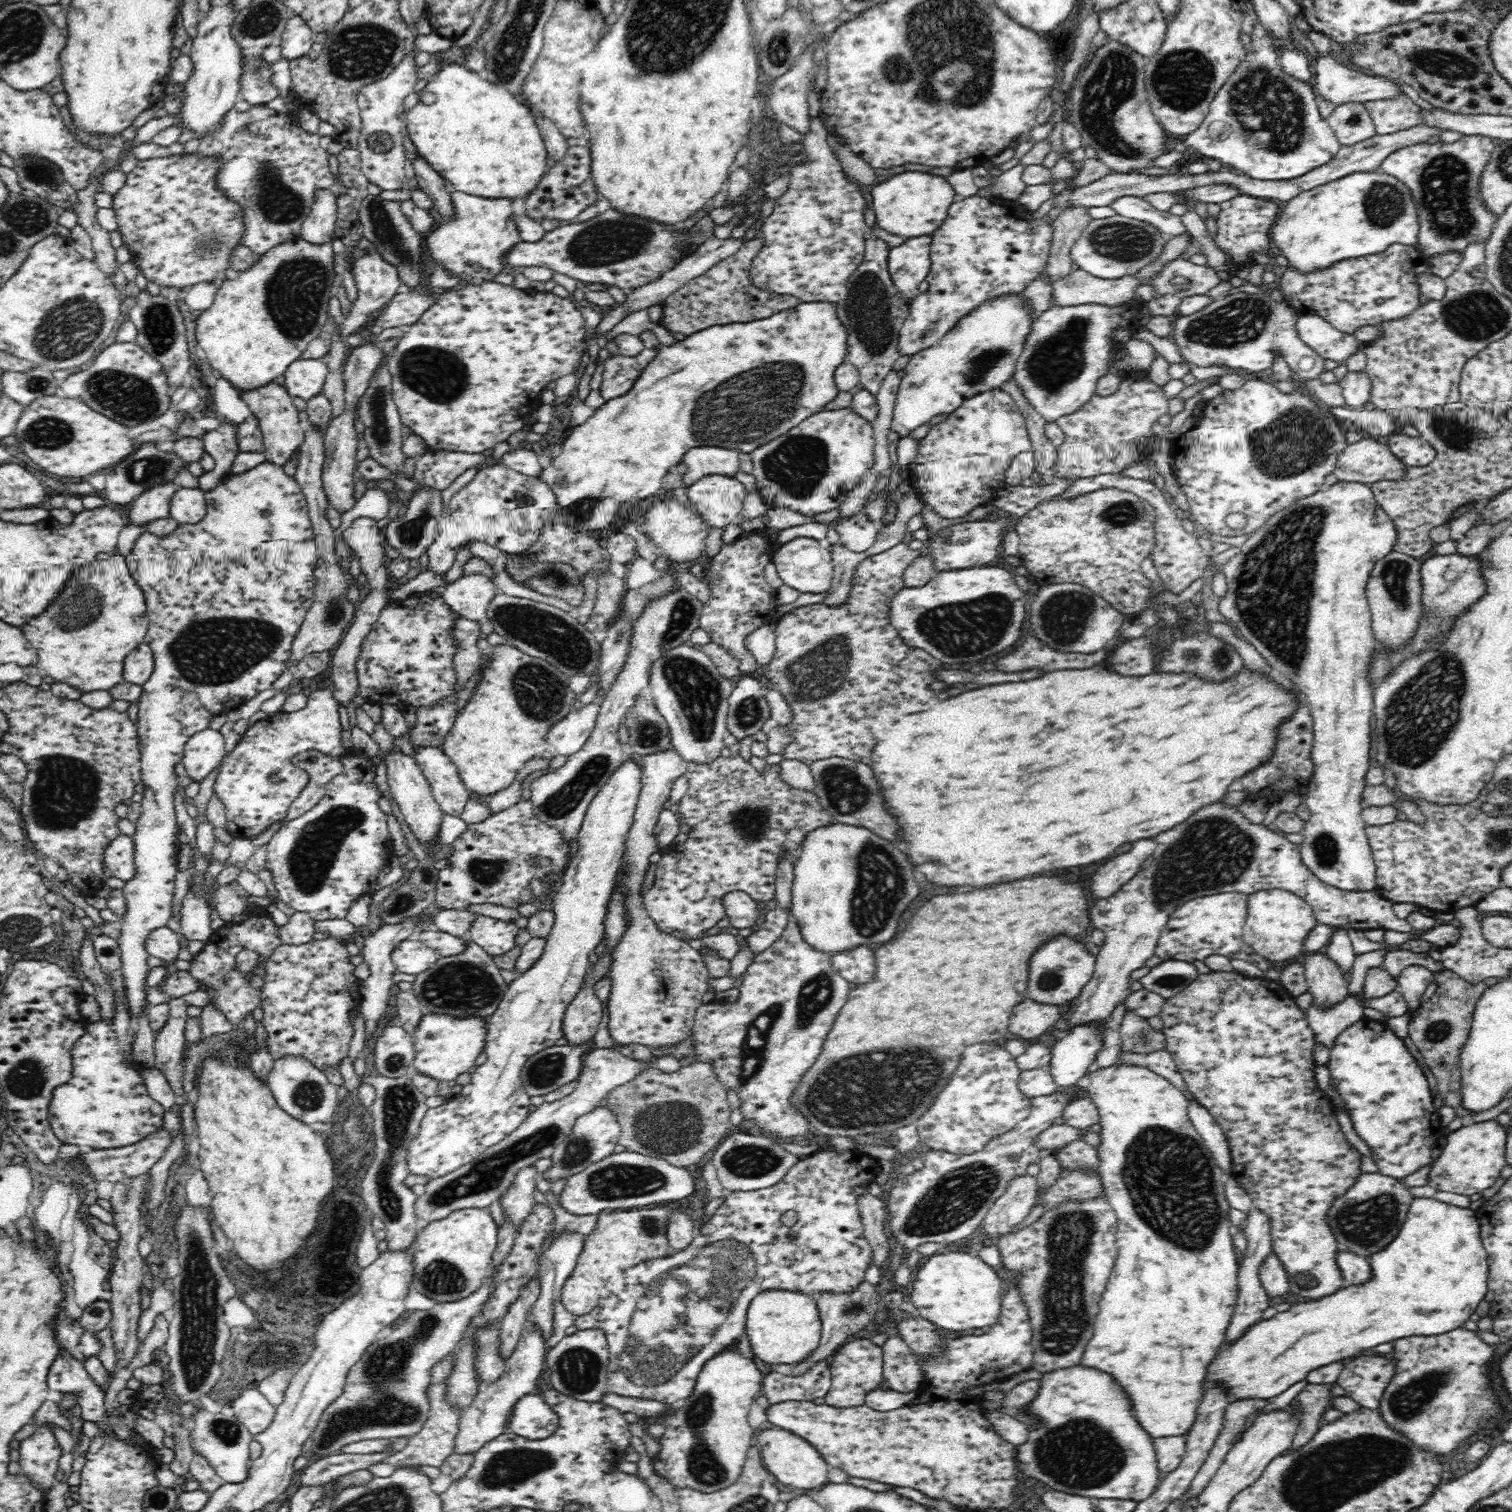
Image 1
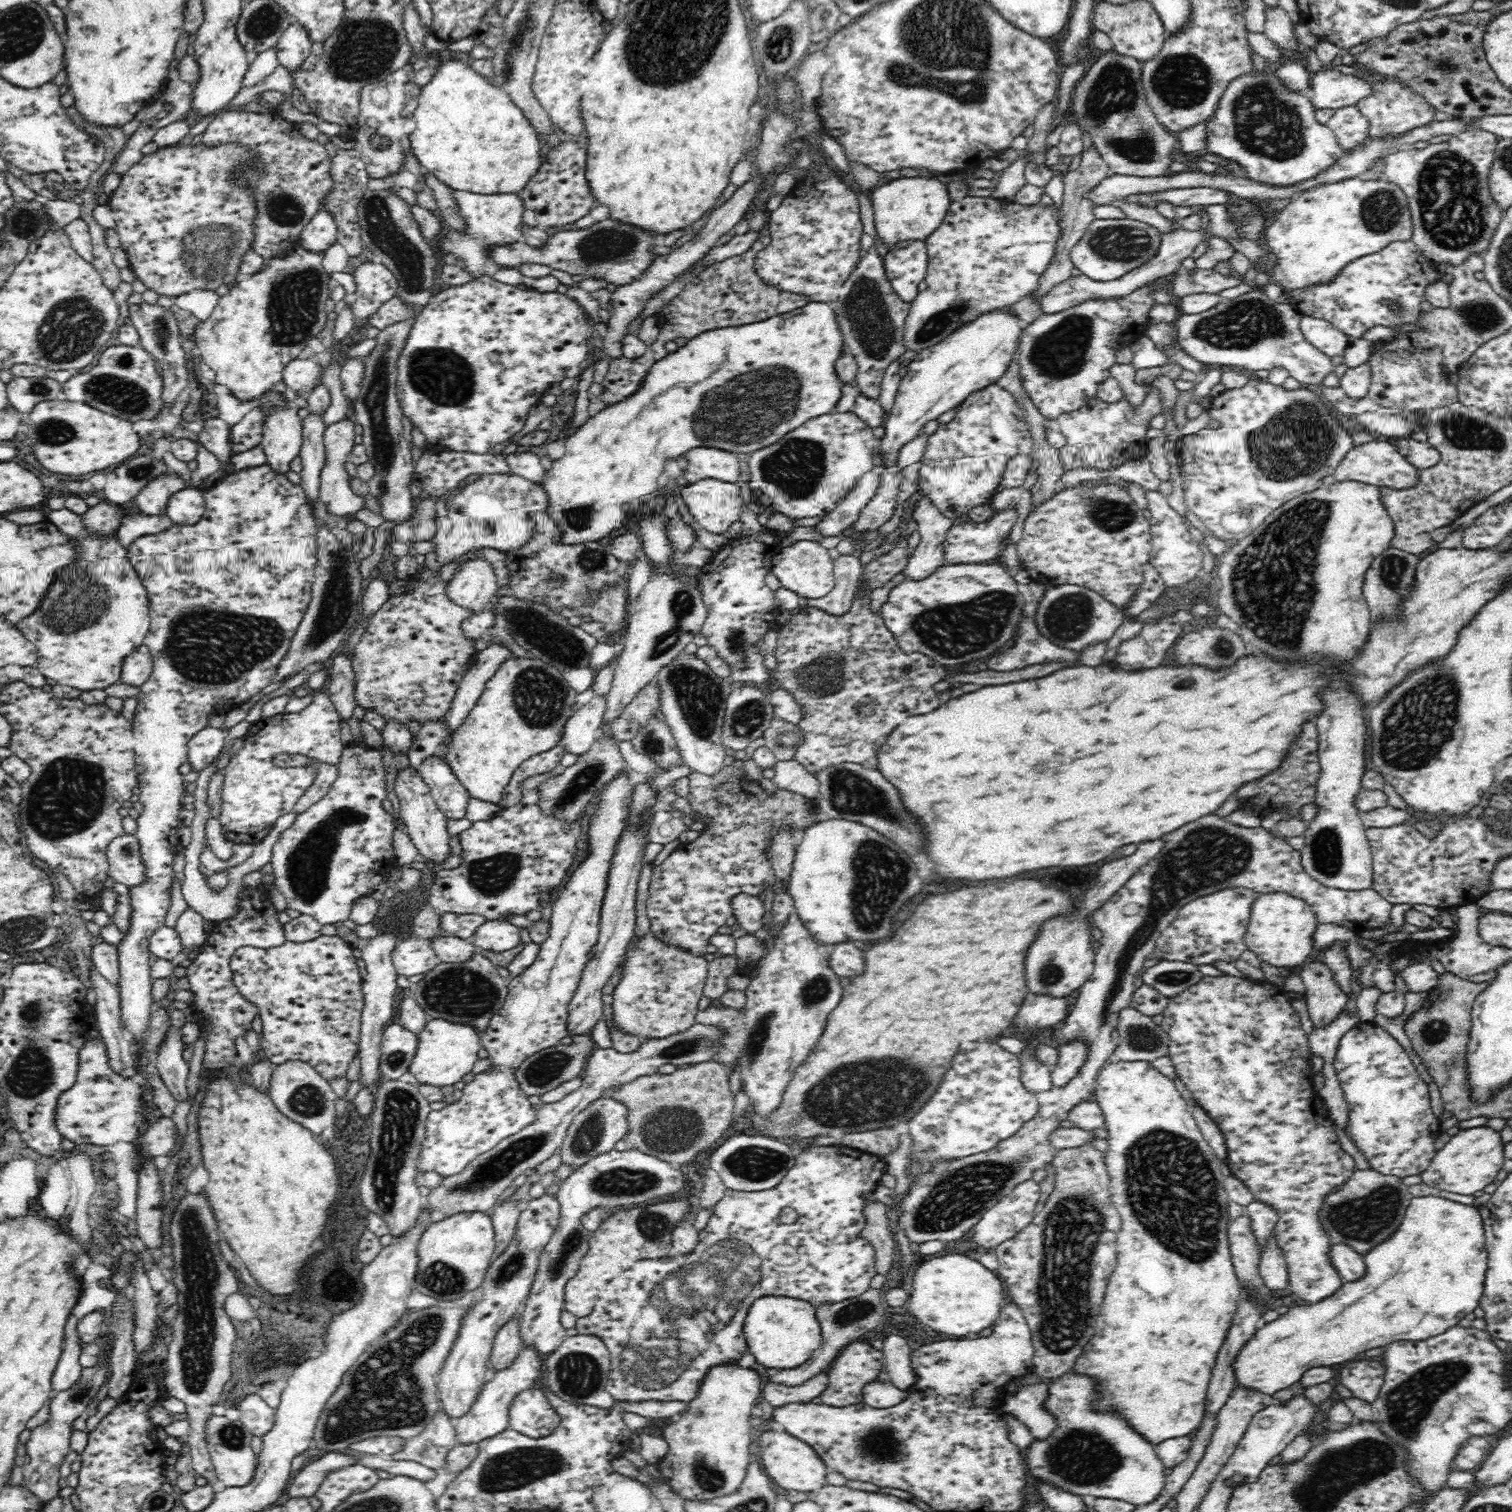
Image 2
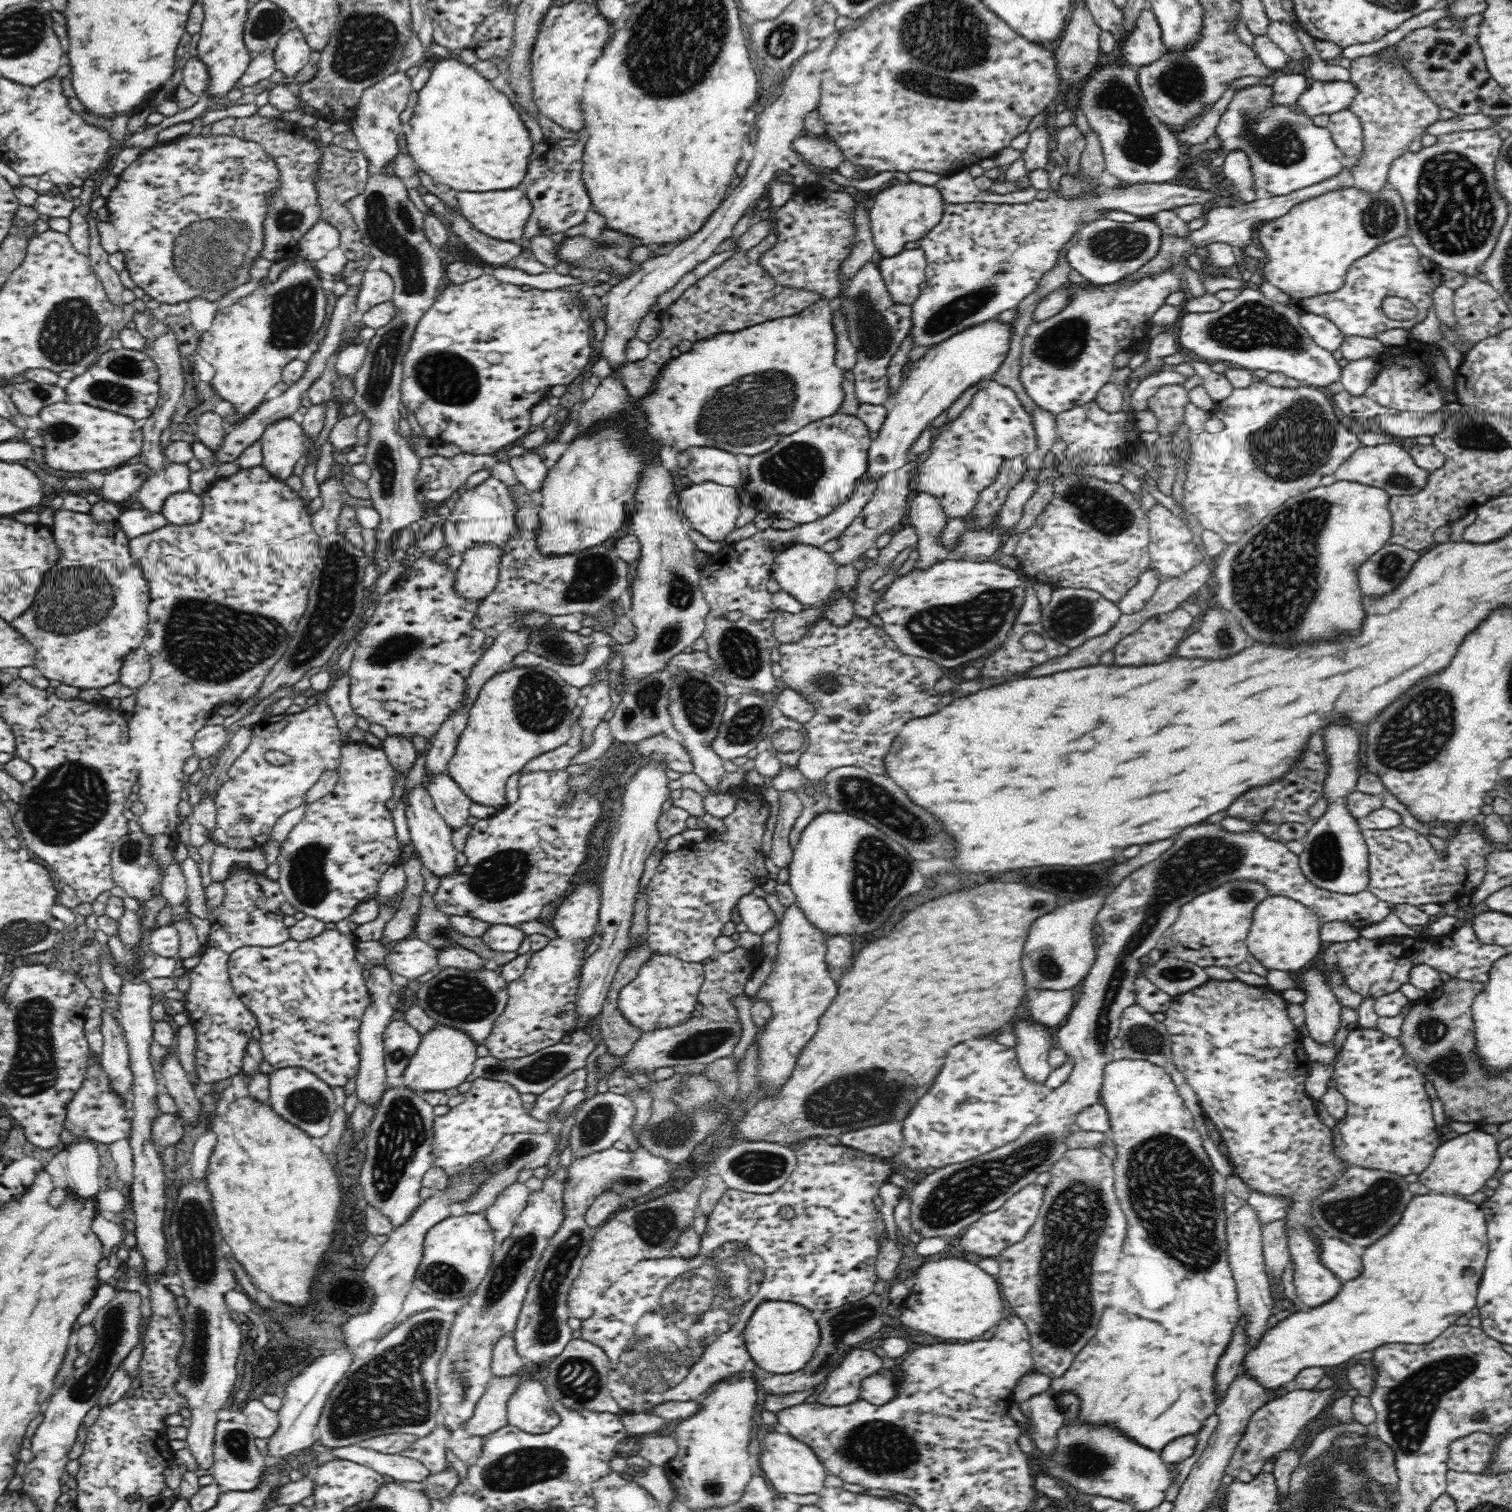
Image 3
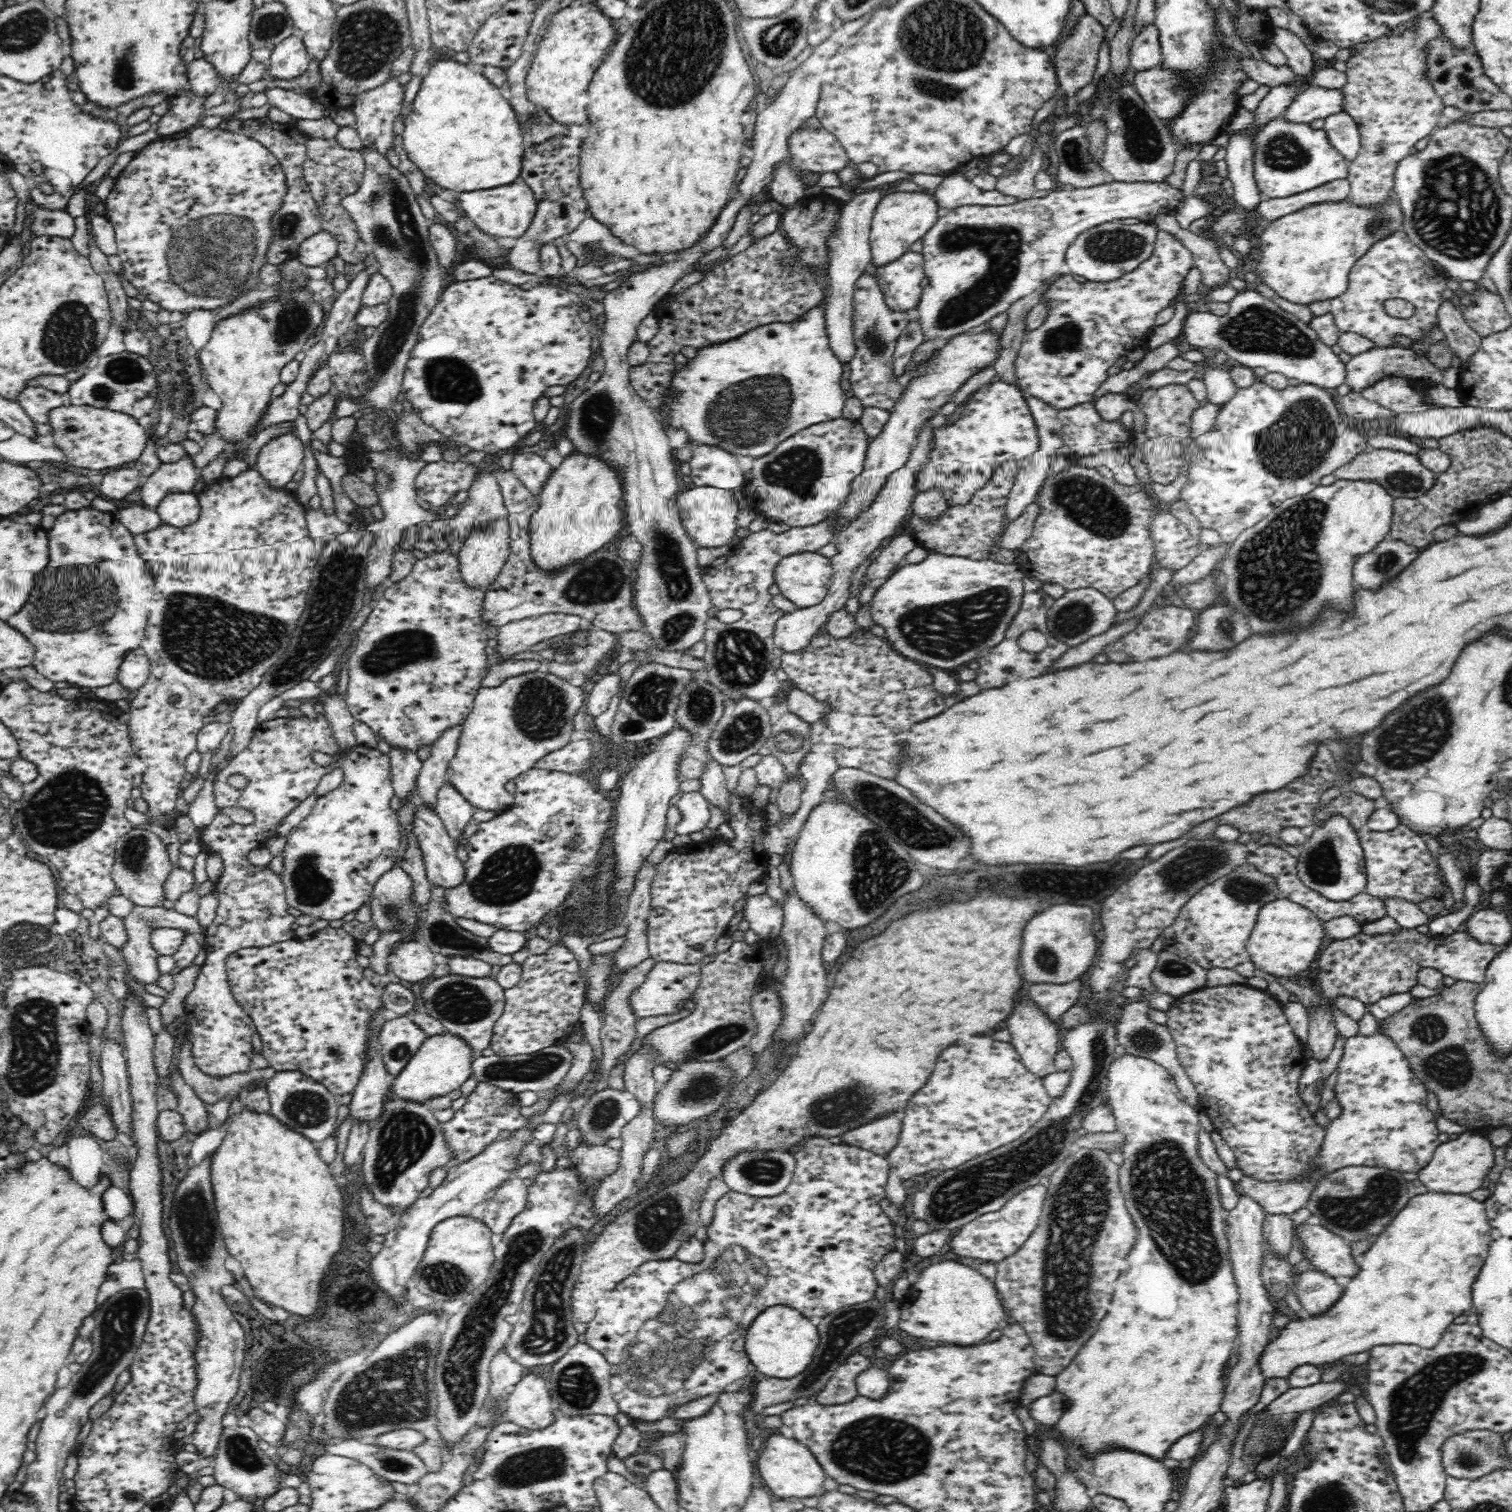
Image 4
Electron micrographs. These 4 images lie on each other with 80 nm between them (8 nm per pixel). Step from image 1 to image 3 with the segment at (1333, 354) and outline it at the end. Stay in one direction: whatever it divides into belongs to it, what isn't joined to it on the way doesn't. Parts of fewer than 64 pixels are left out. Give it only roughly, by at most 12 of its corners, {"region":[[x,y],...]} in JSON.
{"region":[[1303,312],[1300,322],[1317,346],[1331,353],[1345,335],[1331,320]]}

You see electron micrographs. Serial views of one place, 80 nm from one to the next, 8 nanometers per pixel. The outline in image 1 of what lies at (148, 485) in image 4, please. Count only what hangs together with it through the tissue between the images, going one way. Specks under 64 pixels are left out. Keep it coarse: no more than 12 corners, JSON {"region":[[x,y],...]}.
{"region":[[179,484],[156,485],[132,501],[128,524],[170,517]]}

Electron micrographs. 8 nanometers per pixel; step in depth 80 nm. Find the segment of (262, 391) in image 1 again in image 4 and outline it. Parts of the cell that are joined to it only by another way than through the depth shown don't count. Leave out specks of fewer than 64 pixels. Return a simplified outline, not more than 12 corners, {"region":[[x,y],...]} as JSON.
{"region":[[295,429],[273,436],[255,468],[272,487],[284,488],[302,468]]}

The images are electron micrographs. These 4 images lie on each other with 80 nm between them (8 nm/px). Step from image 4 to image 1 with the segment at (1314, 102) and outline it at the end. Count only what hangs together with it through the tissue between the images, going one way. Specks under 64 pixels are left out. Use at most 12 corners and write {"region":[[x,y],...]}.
{"region":[[1332,52],[1316,59],[1317,96],[1342,102],[1404,95],[1387,76],[1340,64]]}

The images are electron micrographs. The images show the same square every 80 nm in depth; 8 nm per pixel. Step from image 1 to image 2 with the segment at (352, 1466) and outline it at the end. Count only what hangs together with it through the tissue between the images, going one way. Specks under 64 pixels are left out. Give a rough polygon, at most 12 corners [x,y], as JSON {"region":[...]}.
{"region":[[326,1453],[300,1469],[287,1499],[315,1496],[329,1472],[361,1464],[359,1457]]}

